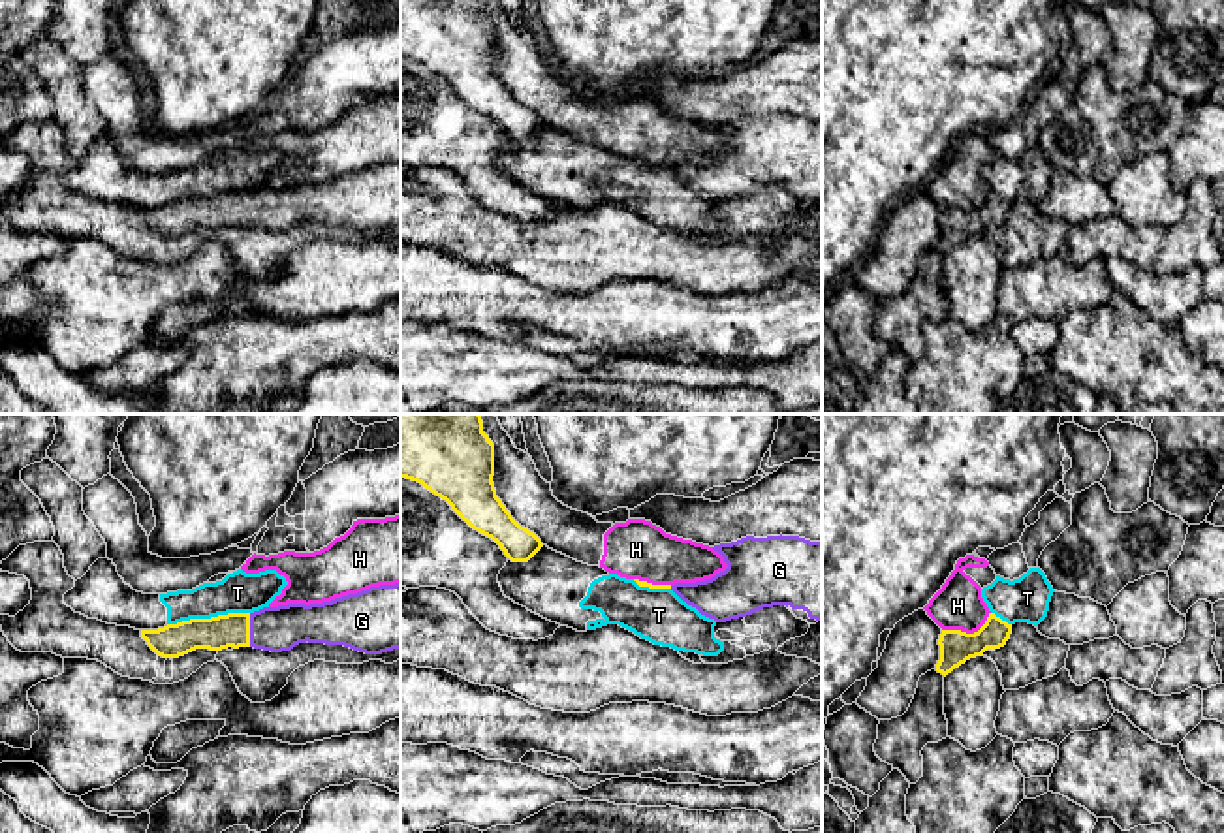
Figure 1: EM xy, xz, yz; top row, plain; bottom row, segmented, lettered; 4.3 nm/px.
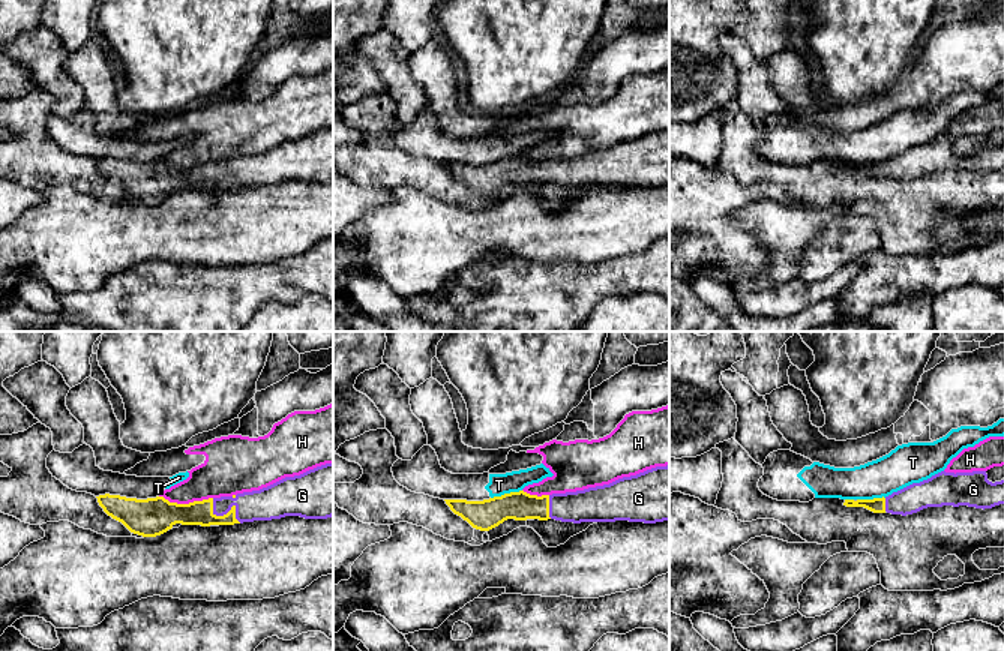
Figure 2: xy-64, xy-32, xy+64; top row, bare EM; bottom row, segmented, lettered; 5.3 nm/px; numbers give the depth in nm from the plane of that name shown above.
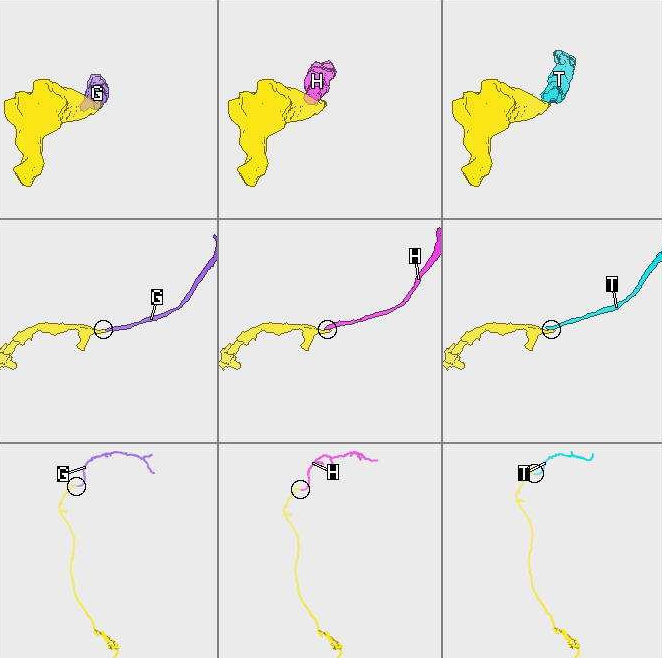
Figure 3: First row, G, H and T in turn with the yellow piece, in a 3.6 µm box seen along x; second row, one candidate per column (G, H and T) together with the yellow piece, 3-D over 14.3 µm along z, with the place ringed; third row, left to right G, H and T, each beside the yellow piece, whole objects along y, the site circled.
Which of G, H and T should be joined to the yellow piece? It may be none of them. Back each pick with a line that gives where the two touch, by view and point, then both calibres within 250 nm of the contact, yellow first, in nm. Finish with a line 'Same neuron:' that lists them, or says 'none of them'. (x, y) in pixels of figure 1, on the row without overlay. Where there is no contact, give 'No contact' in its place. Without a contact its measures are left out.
G: Touches yellow at xy (249, 209). Thickness 140 nm (yellow) against 190 nm
Same neuron: G

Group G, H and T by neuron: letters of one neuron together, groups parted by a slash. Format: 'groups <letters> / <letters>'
groups G / H / T

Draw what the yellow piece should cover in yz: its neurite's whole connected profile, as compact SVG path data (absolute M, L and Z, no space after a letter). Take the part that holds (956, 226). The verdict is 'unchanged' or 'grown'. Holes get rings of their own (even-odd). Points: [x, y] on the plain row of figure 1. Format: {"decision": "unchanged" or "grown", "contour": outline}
{"decision": "unchanged", "contour": "M989 192L985 203L974 212L961 209L942 209L938 218L940 239L936 243L936 250L946 256L966 239L983 235L987 228L1004 226L1010 218L1010 212L1012 203L1008 203L995 192Z"}

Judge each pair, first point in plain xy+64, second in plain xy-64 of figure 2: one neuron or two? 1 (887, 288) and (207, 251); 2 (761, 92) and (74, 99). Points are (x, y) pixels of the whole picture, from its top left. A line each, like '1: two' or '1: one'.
1: two
2: one

